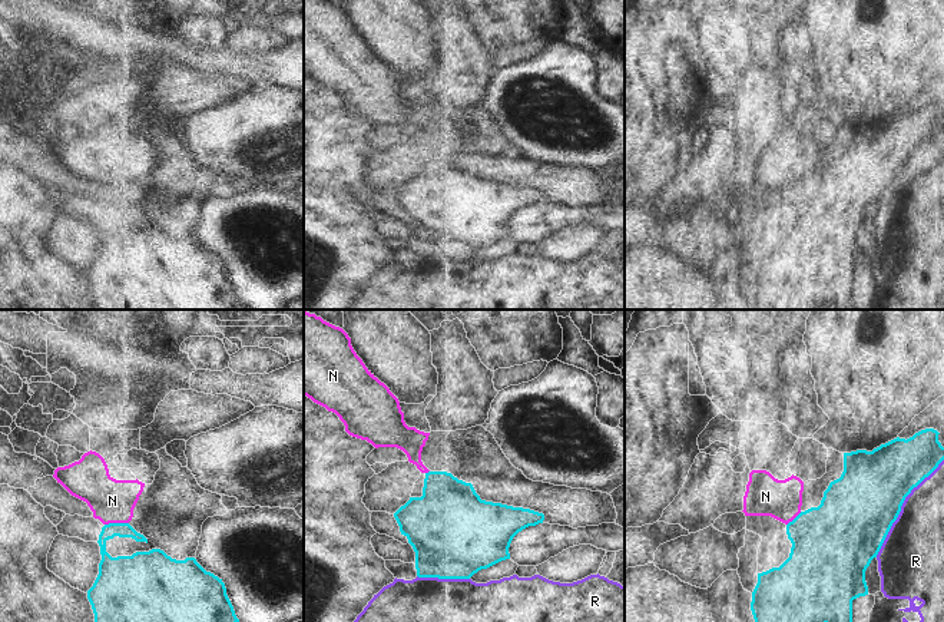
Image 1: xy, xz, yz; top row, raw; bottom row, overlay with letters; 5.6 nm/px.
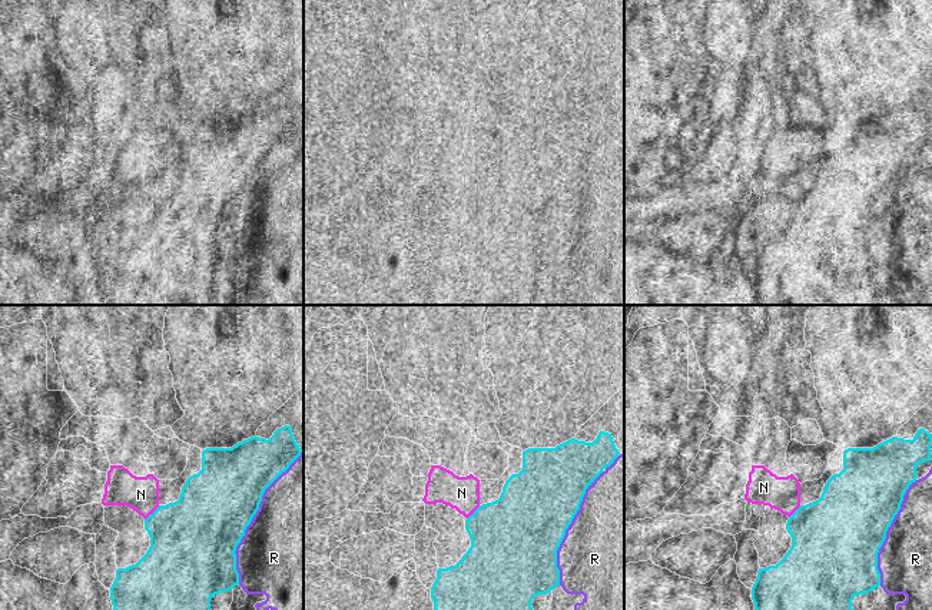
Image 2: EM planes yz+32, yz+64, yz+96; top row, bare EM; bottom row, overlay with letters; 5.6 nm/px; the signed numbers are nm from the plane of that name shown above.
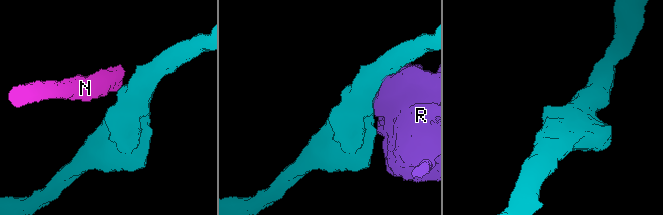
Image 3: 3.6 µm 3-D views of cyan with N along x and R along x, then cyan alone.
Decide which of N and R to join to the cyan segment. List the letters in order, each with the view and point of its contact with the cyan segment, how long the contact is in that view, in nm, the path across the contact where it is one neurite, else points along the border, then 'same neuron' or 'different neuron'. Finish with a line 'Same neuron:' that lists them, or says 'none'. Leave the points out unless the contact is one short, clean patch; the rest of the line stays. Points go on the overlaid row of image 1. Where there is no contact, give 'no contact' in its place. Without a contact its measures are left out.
N: contact xy (116, 523); length 140 nm; different neuron
R: contact yz (900, 508); length 650 nm; different neuron
Same neuron: none

